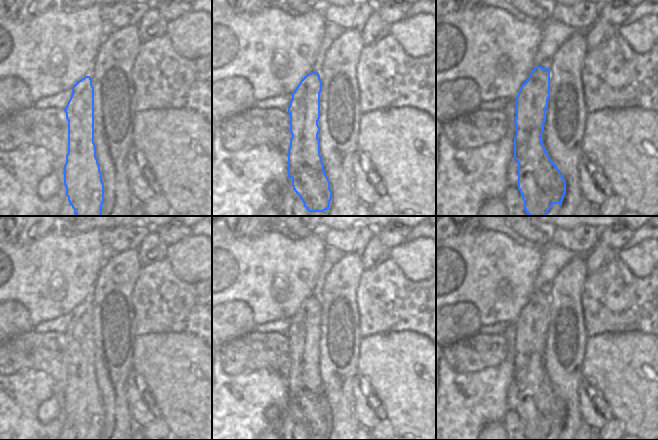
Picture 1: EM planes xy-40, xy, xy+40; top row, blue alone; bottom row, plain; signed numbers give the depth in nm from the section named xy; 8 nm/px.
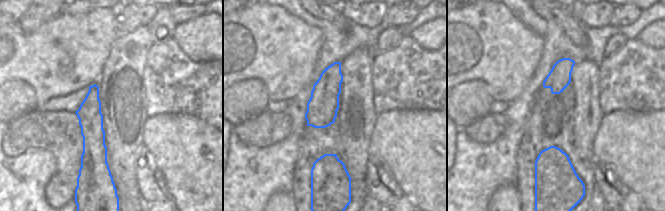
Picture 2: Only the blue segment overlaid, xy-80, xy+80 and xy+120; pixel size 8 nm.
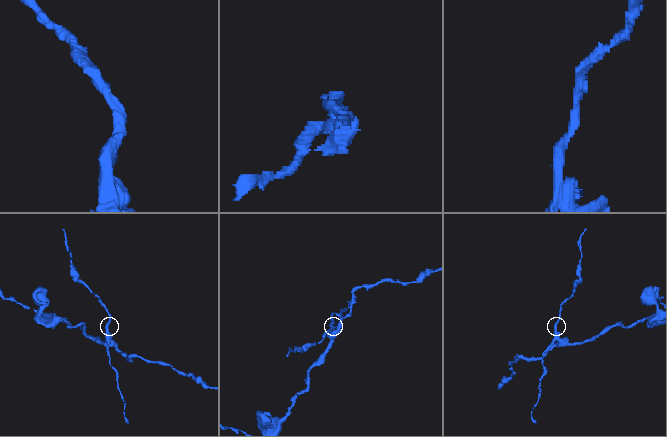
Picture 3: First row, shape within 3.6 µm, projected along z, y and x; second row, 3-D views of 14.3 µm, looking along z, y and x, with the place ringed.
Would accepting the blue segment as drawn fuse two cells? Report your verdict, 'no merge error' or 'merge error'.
merge error

